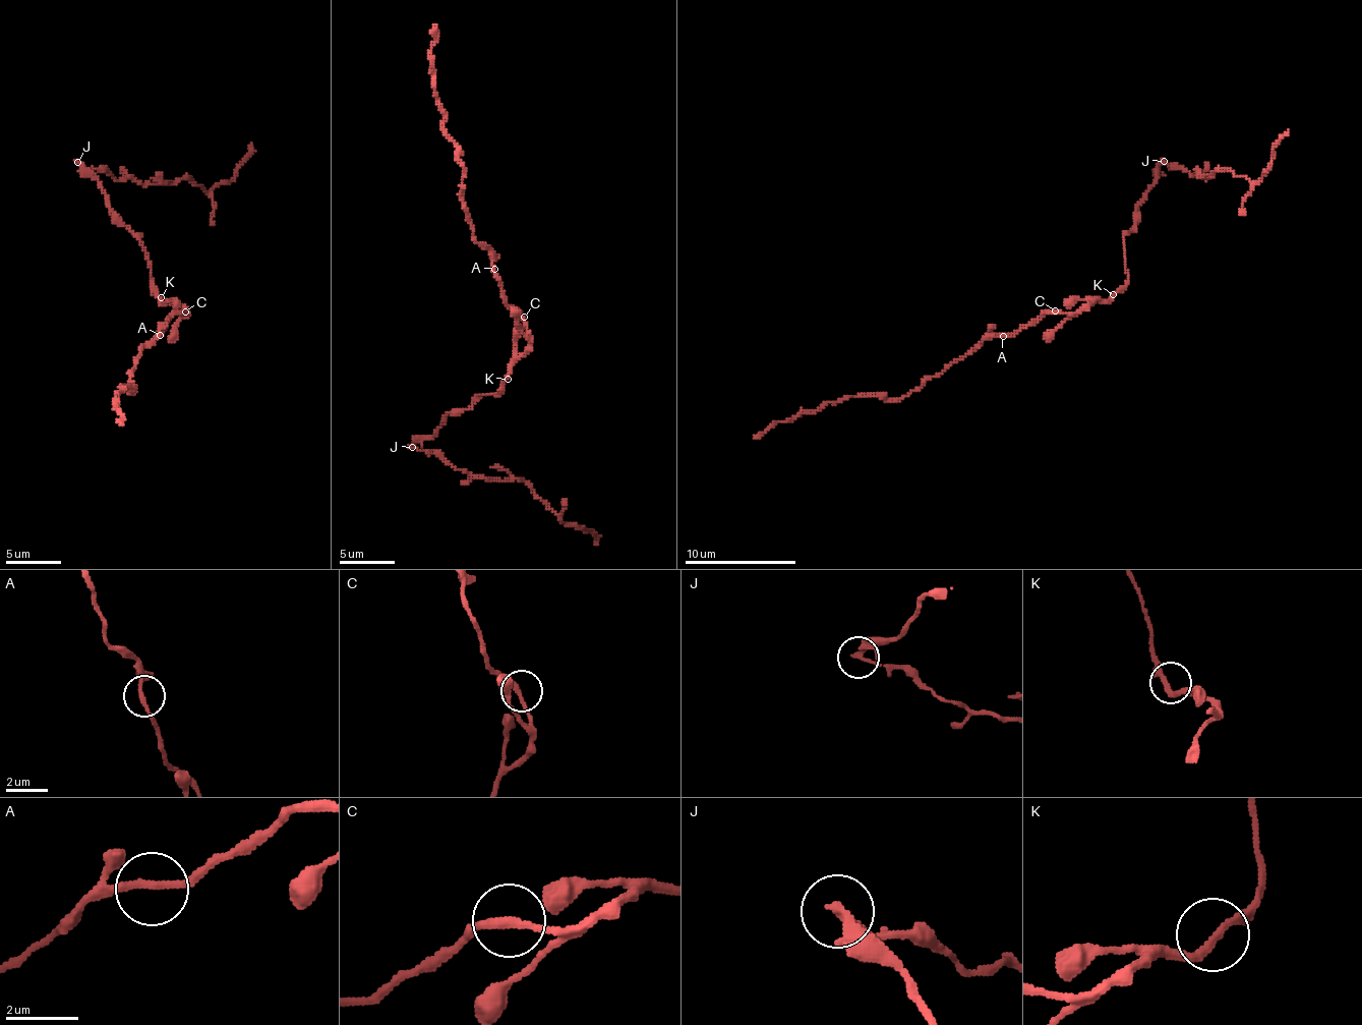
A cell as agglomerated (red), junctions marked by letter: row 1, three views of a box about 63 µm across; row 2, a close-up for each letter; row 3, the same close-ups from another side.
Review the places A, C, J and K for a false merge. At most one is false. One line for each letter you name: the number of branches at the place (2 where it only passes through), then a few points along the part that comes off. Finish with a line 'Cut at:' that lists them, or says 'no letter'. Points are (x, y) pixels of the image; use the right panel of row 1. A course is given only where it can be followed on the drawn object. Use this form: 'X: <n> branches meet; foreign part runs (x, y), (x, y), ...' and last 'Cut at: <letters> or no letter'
J: 2 branches meet; foreign part runs (1164, 162), (1180, 166), (1193, 176), (1211, 178), (1230, 171), (1256, 181), (1268, 167), (1272, 147), (1288, 129)
Cut at: J

